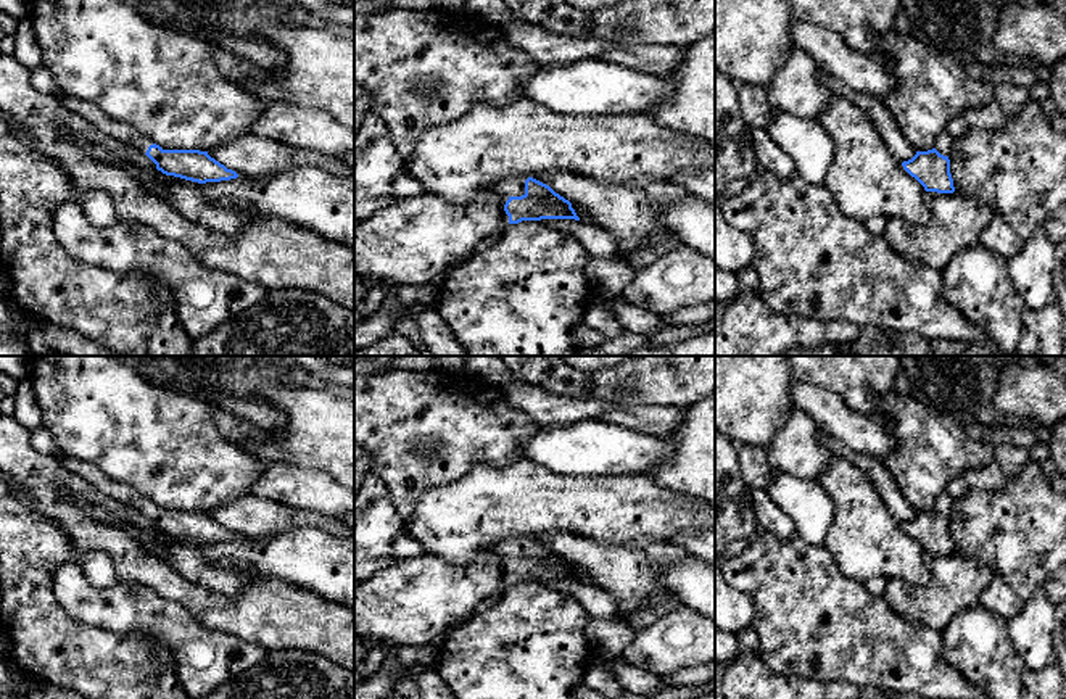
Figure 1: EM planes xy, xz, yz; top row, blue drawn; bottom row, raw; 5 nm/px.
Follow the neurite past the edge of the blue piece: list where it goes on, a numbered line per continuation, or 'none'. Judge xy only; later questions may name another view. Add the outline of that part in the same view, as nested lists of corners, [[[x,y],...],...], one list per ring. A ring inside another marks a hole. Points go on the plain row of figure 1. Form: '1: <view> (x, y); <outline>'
1: xy (107, 487); [[[60,453],[58,461],[66,469],[92,483],[95,490],[105,498],[111,498],[122,504],[129,504],[143,514],[147,514],[148,507],[155,504],[151,499],[135,491],[130,485],[109,478],[97,465],[87,461],[81,461],[66,453]]]

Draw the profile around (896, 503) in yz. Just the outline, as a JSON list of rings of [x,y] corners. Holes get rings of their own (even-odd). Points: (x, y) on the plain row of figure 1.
[[[823,432],[818,435],[818,440],[833,456],[841,456],[847,459],[849,462],[852,462],[853,465],[857,465],[860,470],[866,474],[866,477],[874,485],[879,498],[886,504],[886,509],[899,523],[908,522],[916,515],[916,511],[902,494],[902,491],[894,482],[894,477],[889,474],[882,461],[853,451],[842,441],[837,441],[836,438]]]

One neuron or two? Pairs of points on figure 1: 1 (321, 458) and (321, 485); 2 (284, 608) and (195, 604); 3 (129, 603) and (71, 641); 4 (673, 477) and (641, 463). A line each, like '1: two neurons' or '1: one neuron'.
1: two neurons
2: one neuron
3: two neurons
4: two neurons

